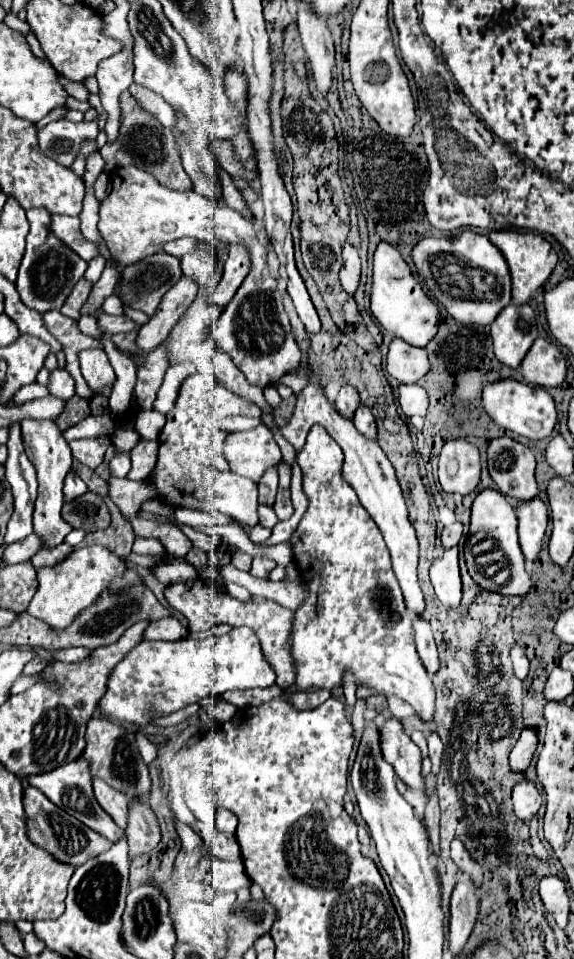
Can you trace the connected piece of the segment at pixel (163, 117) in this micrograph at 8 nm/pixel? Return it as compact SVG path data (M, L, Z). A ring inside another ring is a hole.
M133 83L133 85L129 87L129 91L131 91L131 95L135 95L135 99L139 99L139 103L141 103L147 111L151 111L165 127L173 127L173 125L175 125L175 111L171 109L171 105L169 105L161 95L157 95L155 91L151 91L151 89L147 89L147 87L139 85L139 83Z

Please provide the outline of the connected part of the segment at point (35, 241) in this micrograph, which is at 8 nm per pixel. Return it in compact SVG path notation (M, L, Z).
M43 207L27 209L27 219L31 231L27 235L27 249L19 267L19 277L15 281L17 291L27 307L41 307L41 313L51 309L61 309L75 283L83 277L87 269L87 261L83 261L75 251L71 251L61 239L57 239L51 233L49 211L45 211Z

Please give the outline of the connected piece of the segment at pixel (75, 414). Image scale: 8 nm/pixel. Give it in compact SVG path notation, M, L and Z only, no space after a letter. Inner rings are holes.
M73 395L73 397L67 401L67 411L63 411L63 415L59 415L57 425L59 425L61 431L67 431L69 427L73 427L73 425L77 425L79 421L83 421L89 413L91 413L91 409L89 409L89 399L83 399L83 397Z

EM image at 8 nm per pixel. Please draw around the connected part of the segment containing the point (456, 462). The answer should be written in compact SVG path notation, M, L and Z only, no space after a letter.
M467 439L447 441L439 453L439 483L445 493L469 495L479 485L479 449Z

